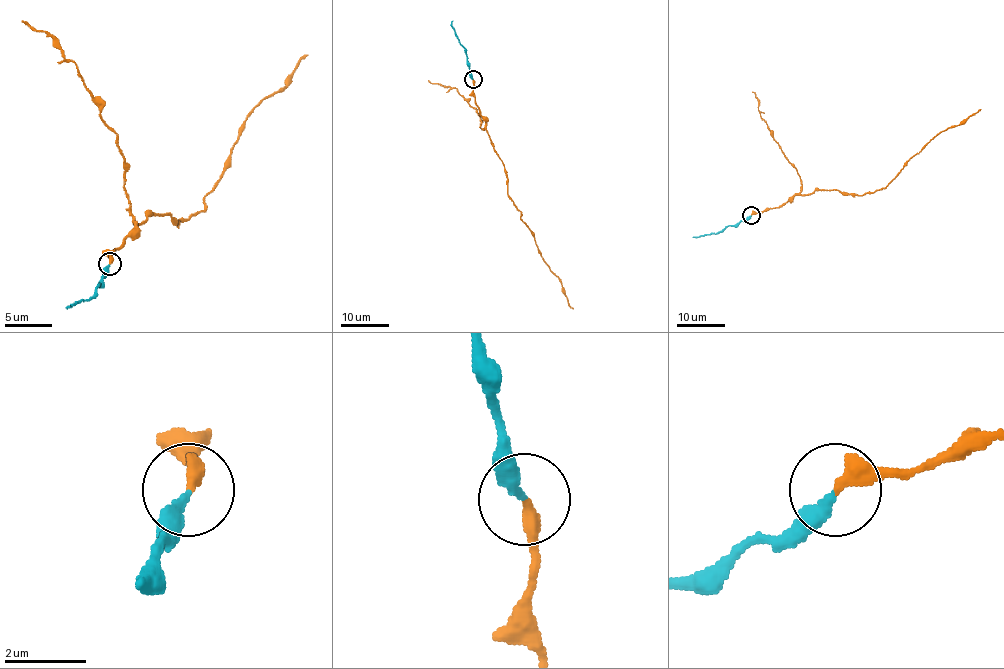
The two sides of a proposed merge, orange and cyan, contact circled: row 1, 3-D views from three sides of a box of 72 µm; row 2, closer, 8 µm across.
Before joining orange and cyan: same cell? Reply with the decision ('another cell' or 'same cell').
same cell

